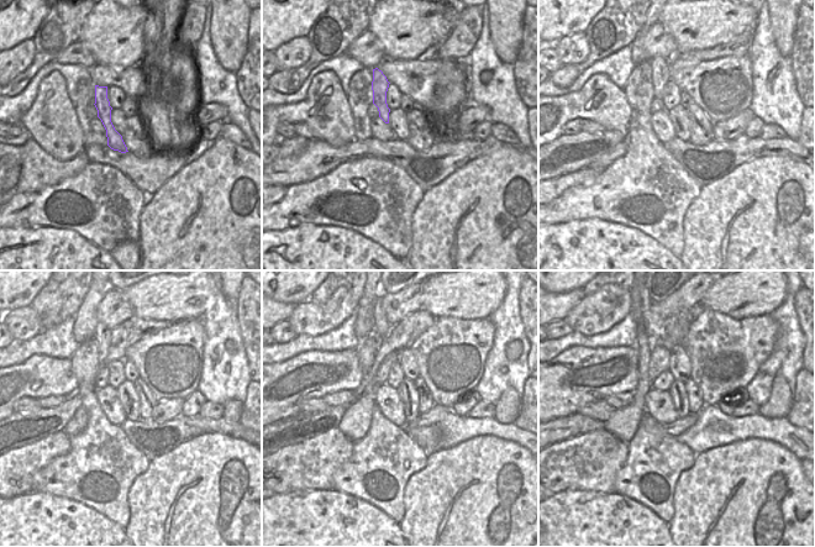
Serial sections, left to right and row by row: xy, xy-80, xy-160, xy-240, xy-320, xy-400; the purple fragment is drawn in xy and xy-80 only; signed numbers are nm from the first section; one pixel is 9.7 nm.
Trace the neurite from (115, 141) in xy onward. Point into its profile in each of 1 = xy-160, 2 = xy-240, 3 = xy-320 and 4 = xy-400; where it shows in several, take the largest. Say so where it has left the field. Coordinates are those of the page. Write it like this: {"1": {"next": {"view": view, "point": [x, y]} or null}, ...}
{"1": {"next": {"view": "xy-160", "point": [660, 67]}}, "2": {"next": {"view": "xy-240", "point": [103, 335]}}, "3": {"next": {"view": "xy-320", "point": [380, 325]}}, "4": {"next": {"view": "xy-400", "point": [646, 300]}}}

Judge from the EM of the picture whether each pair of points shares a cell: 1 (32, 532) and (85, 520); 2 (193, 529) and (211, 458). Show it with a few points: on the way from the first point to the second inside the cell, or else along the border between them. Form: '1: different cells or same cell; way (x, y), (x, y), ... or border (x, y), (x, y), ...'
1: same cell; way (46, 532), (72, 532)
2: same cell; way (210, 511), (211, 476)

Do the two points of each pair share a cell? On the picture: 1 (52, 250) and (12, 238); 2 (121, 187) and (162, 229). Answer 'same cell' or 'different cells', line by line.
1: same cell
2: different cells

